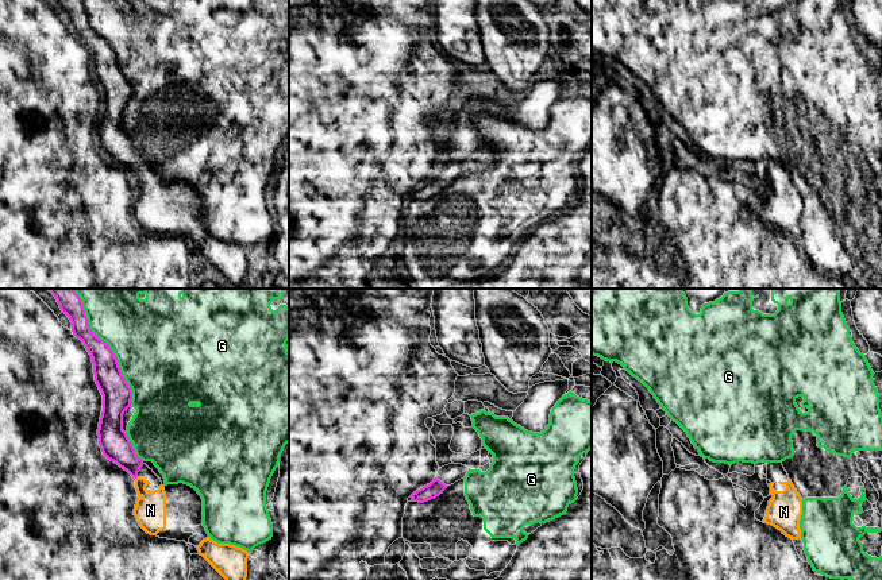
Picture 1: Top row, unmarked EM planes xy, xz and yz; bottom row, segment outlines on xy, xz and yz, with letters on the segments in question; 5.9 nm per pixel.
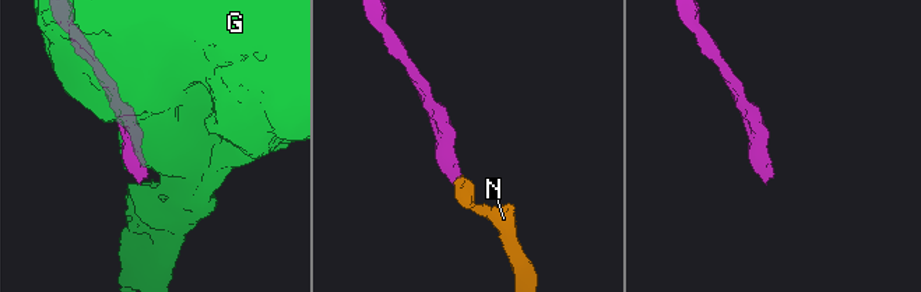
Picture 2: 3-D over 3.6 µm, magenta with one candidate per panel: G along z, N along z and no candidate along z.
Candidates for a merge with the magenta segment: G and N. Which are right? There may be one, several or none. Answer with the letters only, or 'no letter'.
N

